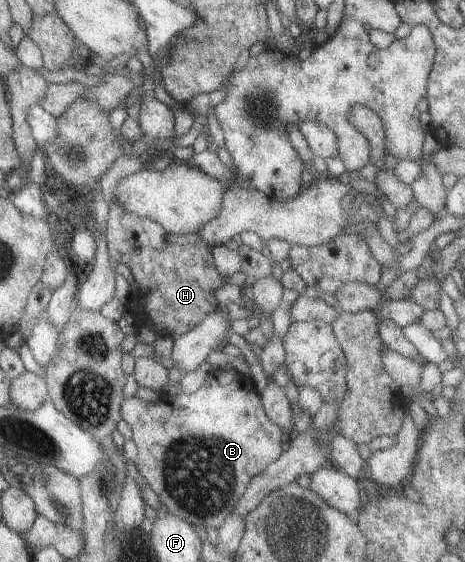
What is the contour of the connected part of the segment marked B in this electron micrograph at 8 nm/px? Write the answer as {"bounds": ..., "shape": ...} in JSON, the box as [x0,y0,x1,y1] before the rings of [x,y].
{"bounds":[120,369,285,529],"shape":[[[219,369],[211,371],[199,389],[190,395],[164,396],[153,405],[135,396],[121,401],[120,417],[131,428],[131,441],[136,448],[135,468],[157,495],[161,503],[158,512],[165,509],[190,525],[217,529],[231,514],[231,507],[253,475],[263,471],[282,453],[285,439],[281,429],[265,416],[258,393],[244,390],[242,377],[233,369]]]}

